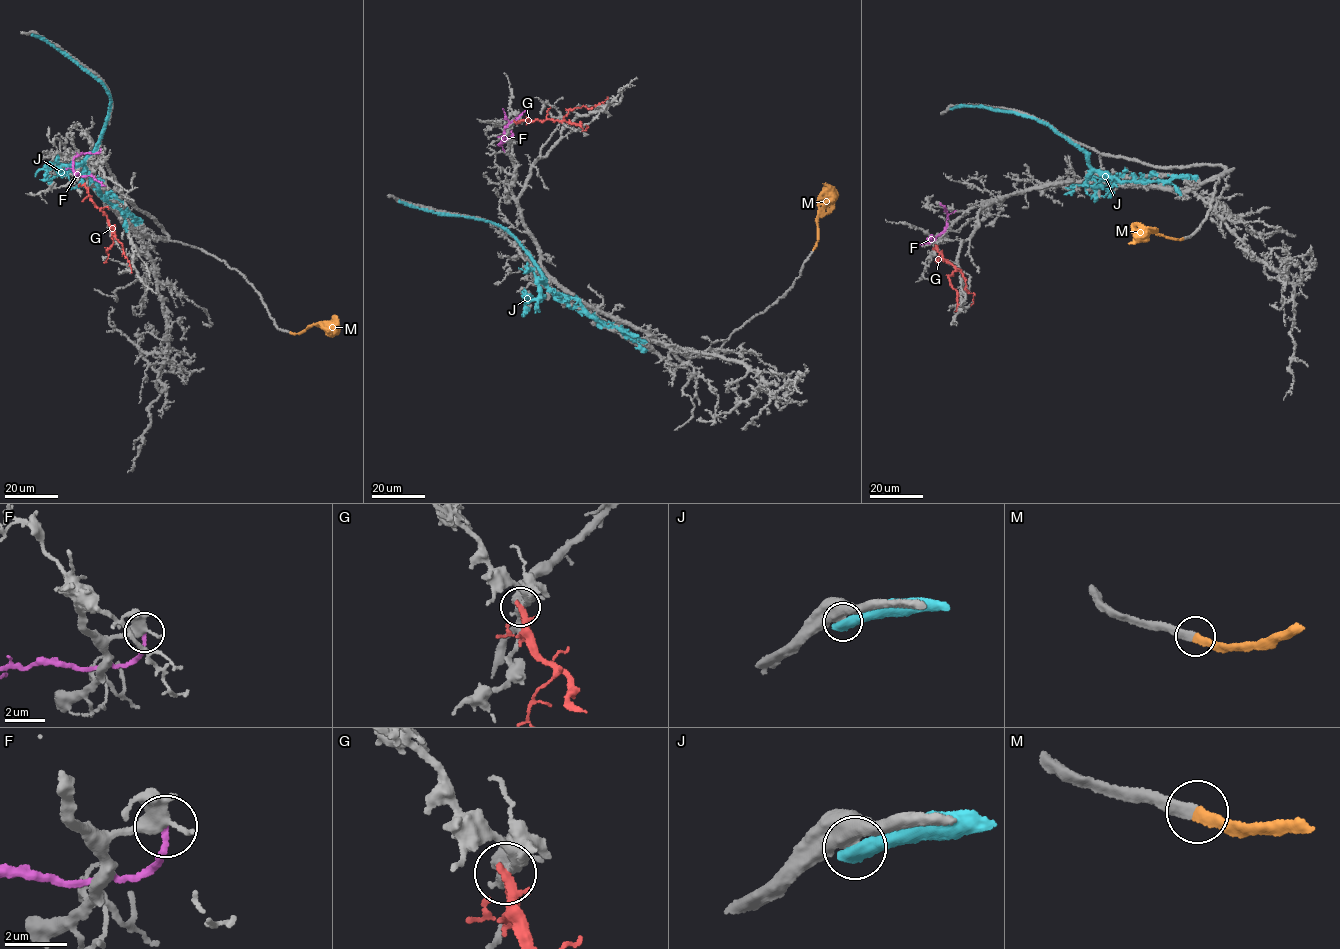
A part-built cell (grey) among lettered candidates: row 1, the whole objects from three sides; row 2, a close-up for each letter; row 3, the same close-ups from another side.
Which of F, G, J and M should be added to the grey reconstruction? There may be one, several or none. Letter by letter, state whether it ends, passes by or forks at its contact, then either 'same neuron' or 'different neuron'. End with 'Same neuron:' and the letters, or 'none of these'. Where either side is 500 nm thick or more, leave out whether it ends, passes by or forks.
F: it ends there; different neuron
G: it passes by; different neuron
J: different neuron
M: it ends there; same neuron
Same neuron: M

